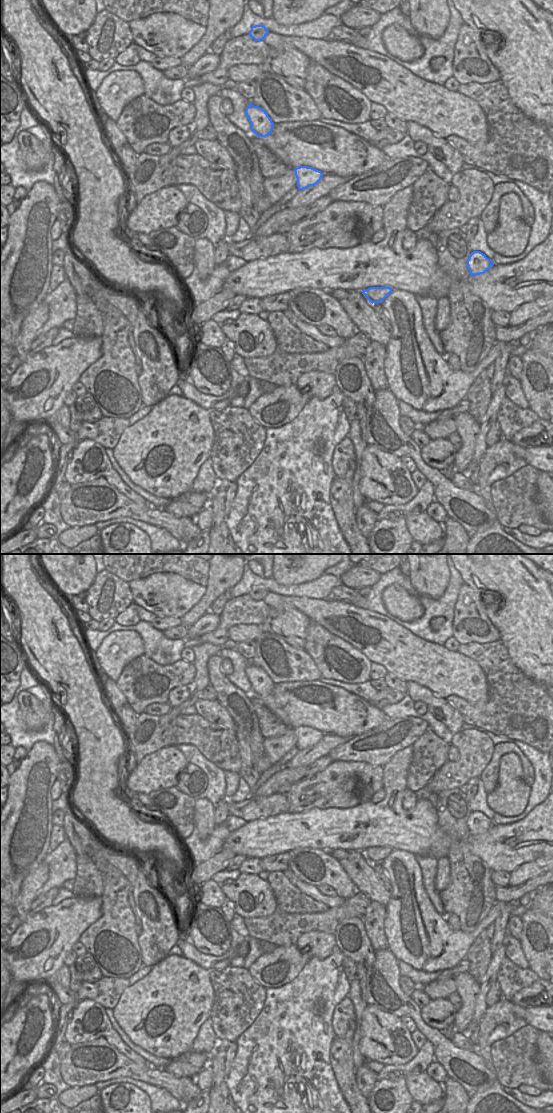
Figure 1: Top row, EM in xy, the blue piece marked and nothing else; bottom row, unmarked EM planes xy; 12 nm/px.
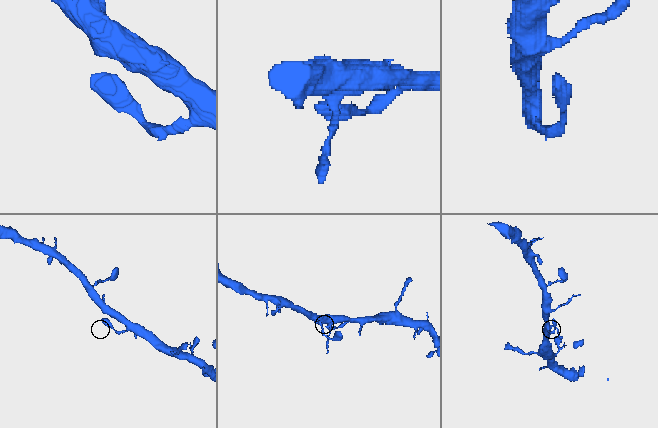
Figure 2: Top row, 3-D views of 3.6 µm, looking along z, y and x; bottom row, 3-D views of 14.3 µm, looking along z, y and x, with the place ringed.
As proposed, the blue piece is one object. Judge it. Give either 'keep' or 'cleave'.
cleave

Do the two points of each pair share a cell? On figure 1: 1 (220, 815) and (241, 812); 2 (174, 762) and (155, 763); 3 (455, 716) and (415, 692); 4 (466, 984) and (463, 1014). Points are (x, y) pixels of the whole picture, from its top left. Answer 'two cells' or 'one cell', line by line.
1: two cells
2: one cell
3: one cell
4: one cell

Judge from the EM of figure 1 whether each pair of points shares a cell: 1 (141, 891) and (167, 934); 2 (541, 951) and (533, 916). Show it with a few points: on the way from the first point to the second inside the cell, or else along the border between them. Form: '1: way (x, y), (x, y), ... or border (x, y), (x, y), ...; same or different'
1: way (148, 902), (149, 918), (156, 923); same
2: way (541, 942), (536, 925); same

